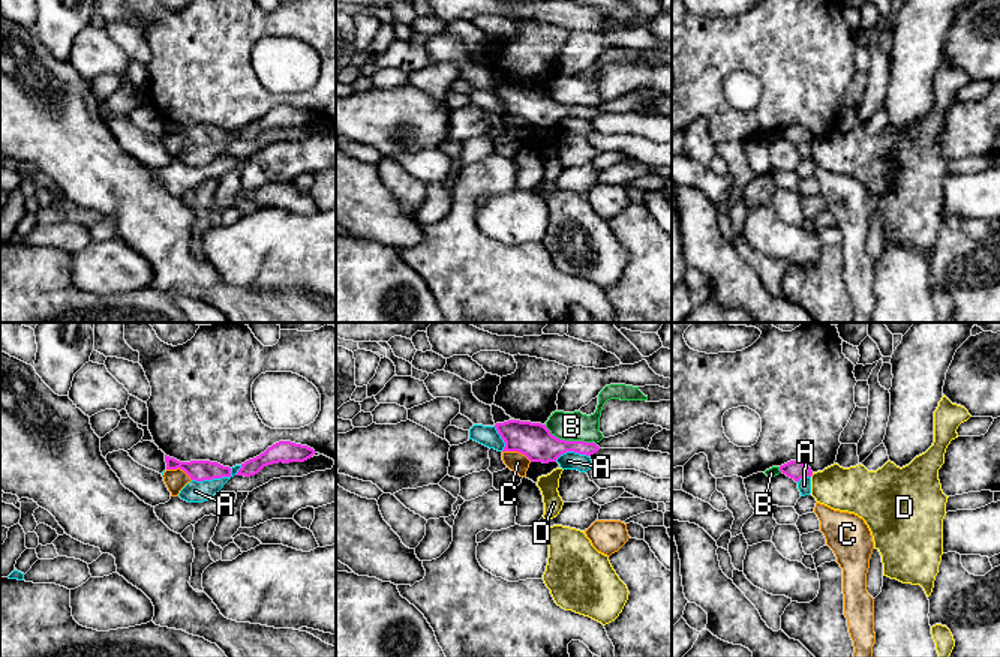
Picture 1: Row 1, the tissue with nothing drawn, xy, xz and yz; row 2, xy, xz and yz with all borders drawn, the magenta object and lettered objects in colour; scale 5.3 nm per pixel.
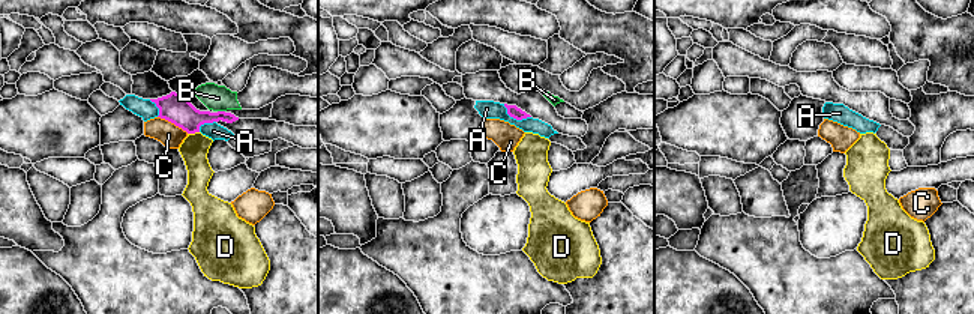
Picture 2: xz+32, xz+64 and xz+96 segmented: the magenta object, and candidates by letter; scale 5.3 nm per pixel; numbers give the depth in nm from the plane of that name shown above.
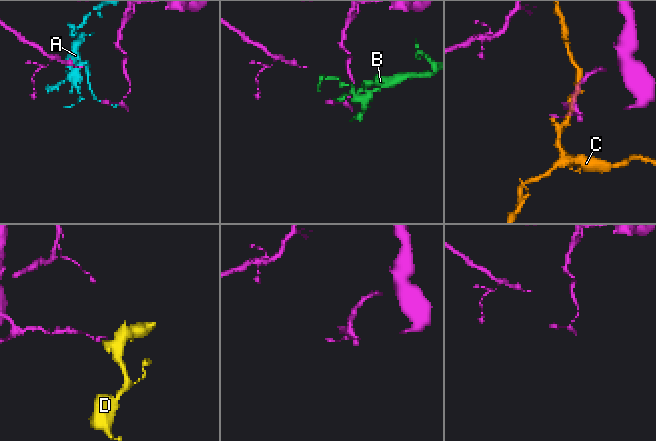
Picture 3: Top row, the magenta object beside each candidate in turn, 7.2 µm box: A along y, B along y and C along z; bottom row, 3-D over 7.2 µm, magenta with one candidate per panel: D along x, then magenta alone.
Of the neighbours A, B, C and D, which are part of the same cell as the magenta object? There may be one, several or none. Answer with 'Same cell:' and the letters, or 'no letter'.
Same cell: no letter

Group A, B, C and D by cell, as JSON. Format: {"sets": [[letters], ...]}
{"sets": [["A"], ["B"], ["C"], ["D"]]}

